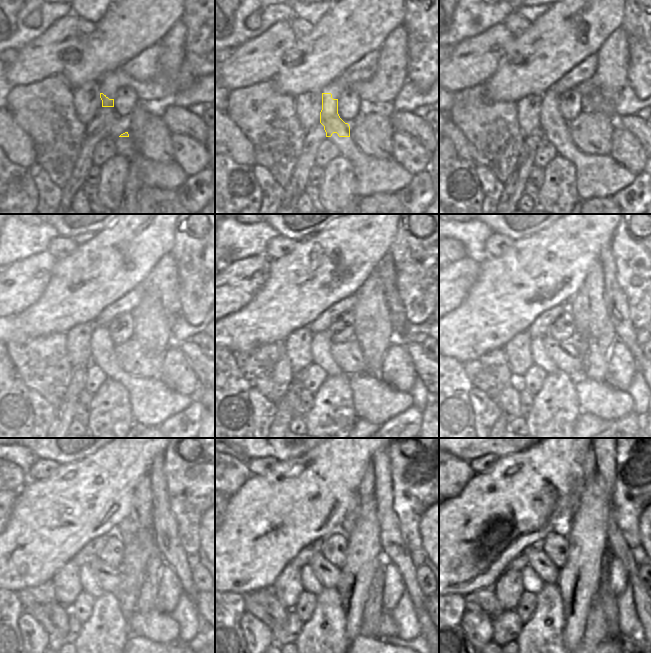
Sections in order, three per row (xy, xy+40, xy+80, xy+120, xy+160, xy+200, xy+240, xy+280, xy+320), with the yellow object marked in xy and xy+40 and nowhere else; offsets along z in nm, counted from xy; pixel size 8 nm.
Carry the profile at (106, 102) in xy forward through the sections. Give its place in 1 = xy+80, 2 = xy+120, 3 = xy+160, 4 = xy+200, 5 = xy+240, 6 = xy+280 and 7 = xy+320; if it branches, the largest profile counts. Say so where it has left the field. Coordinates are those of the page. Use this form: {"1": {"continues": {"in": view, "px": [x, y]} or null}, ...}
{"1": {"continues": {"in": "xy+80", "px": [551, 121]}}, "2": {"continues": {"in": "xy+120", "px": [102, 346]}}, "3": {"continues": {"in": "xy+160", "px": [320, 346]}}, "4": {"continues": {"in": "xy+200", "px": [540, 358]}}, "5": {"continues": {"in": "xy+240", "px": [89, 584]}}, "6": {"continues": {"in": "xy+280", "px": [310, 583]}}, "7": {"continues": {"in": "xy+320", "px": [531, 581]}}}

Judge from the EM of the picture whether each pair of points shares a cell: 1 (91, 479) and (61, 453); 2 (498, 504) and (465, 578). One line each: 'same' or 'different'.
1: different
2: same

